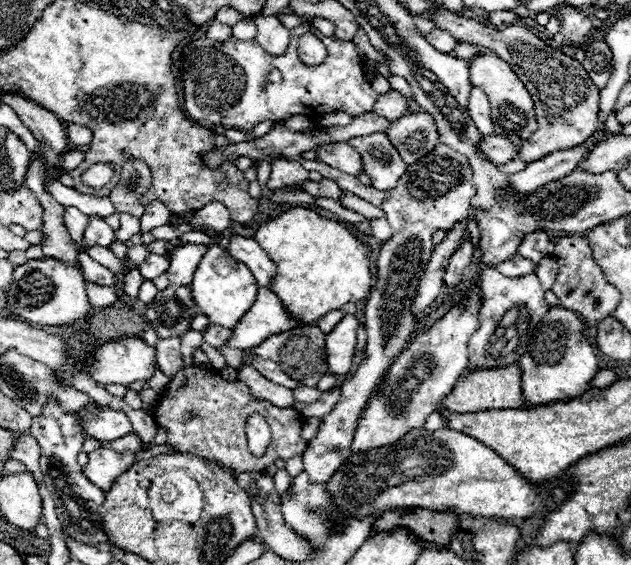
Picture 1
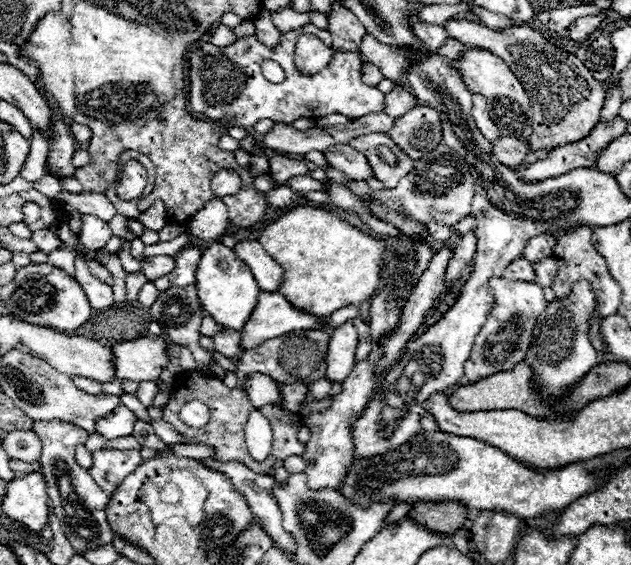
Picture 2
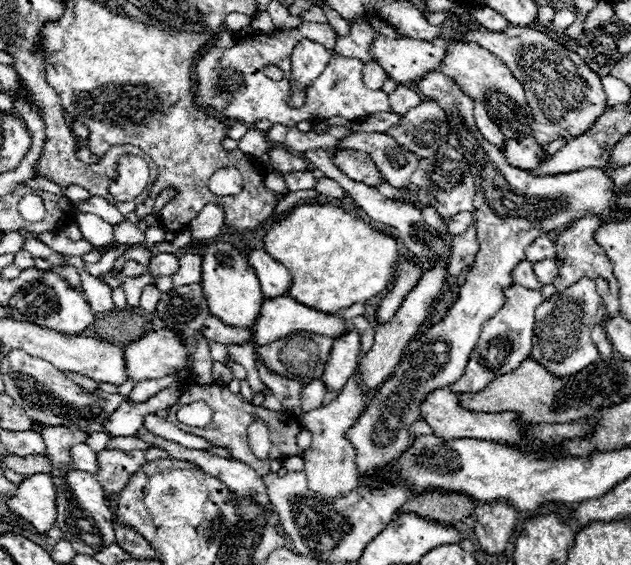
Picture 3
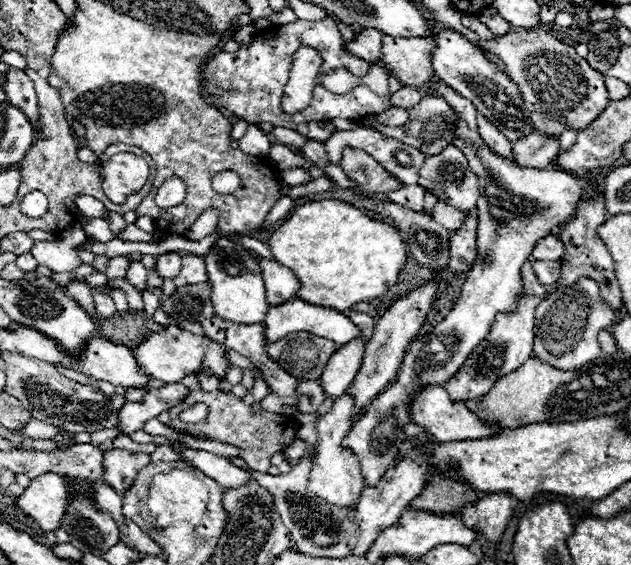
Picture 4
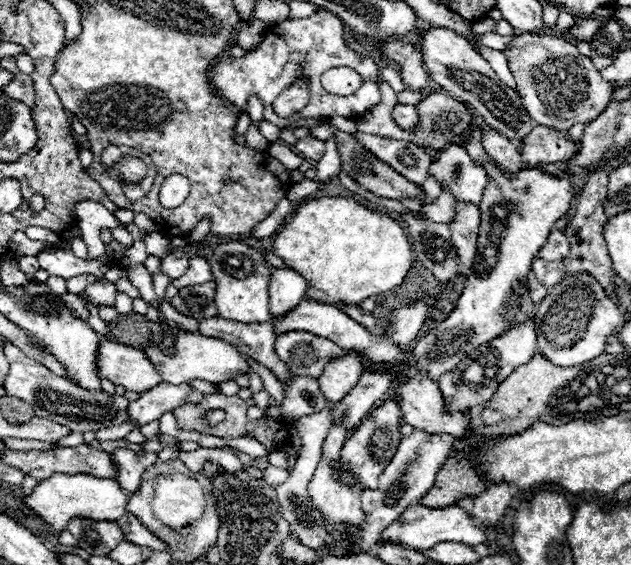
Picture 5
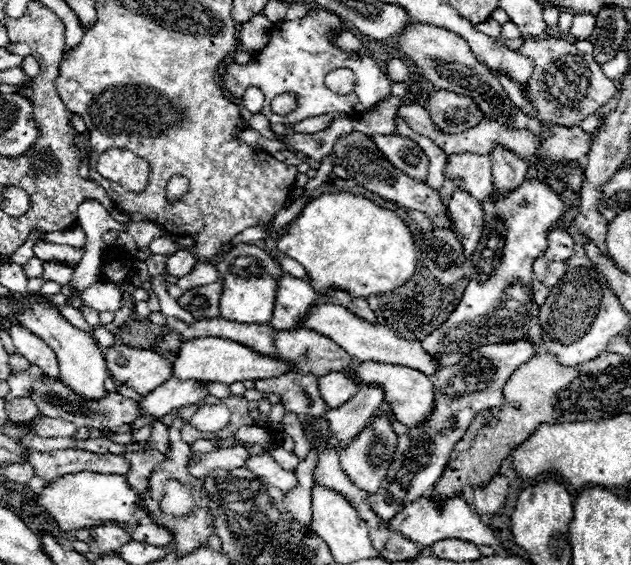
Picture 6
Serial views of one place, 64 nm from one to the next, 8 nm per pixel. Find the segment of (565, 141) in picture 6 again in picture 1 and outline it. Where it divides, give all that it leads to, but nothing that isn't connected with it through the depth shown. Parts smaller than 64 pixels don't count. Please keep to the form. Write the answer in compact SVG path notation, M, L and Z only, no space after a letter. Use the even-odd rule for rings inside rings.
M482 136L482 142L478 142L478 150L482 150L482 158L490 158L494 164L506 164L516 158L516 146L512 146L502 136Z

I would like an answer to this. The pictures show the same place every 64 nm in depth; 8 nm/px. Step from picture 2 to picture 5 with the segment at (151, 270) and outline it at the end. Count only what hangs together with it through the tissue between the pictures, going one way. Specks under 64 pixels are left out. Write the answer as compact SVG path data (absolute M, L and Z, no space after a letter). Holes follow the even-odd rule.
M176 250L176 252L170 252L168 256L164 256L164 258L160 258L162 262L160 262L160 272L162 274L166 274L168 278L180 278L184 272L186 272L186 266L188 266L188 254L186 252L180 252L180 250Z

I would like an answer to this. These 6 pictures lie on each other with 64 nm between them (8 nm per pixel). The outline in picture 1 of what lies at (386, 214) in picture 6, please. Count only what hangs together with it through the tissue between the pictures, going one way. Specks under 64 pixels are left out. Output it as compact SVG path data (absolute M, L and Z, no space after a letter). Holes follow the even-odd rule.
M292 208L272 222L260 226L254 240L276 262L276 276L270 290L280 296L282 306L302 324L314 324L332 310L340 310L348 302L358 302L372 290L372 270L368 246L356 240L336 220L318 216L314 210Z

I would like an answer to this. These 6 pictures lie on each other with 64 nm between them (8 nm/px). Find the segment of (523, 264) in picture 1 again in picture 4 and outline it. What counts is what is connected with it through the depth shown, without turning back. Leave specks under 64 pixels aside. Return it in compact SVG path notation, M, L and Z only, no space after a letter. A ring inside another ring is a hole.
M526 262L526 266L522 266L520 276L522 276L522 286L528 294L536 294L536 296L542 296L542 298L546 296L544 286L538 282L538 278L532 272L532 262Z

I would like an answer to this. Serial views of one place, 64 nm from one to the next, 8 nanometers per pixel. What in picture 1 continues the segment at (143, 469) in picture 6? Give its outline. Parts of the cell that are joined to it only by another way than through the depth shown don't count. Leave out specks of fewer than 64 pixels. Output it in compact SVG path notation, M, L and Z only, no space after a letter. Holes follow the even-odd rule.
M98 448L88 454L88 464L82 468L86 478L102 490L108 490L110 484L134 464L134 452L124 450L116 452L112 448Z

